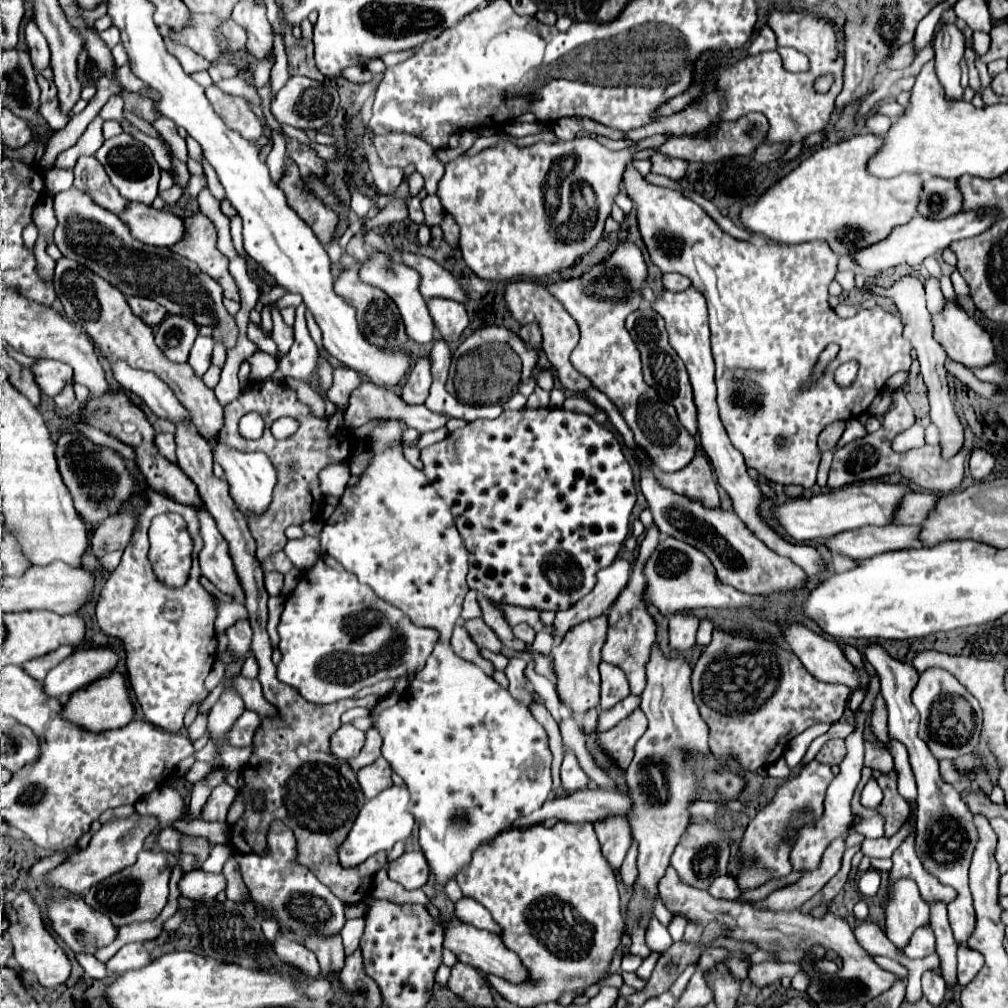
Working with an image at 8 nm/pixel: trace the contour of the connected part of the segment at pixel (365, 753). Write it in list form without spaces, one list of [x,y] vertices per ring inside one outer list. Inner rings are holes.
[[[369,733],[363,749],[359,751],[359,755],[347,759],[347,763],[351,765],[353,771],[357,771],[357,769],[373,763],[377,757],[381,757],[381,737],[377,733],[373,733],[373,737],[371,737],[371,733]]]

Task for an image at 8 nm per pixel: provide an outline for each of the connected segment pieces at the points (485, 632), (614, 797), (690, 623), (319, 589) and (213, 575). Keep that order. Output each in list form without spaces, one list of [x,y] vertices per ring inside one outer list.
[[[477,619],[477,621],[465,621],[465,629],[469,631],[469,635],[477,643],[477,647],[489,649],[493,653],[501,653],[501,649],[503,649],[501,641],[497,639],[497,635],[481,619]]]
[[[581,789],[567,797],[547,799],[543,807],[527,817],[517,819],[509,829],[525,829],[545,819],[559,819],[559,821],[599,821],[609,815],[627,815],[629,813],[629,799],[617,791],[607,789]]]
[[[673,615],[669,619],[669,643],[671,647],[685,651],[695,643],[695,633],[699,627],[699,619],[695,615]]]
[[[319,559],[307,571],[307,579],[299,579],[297,587],[285,601],[285,609],[277,631],[281,637],[279,651],[283,657],[277,671],[279,679],[297,689],[305,701],[317,705],[351,699],[363,687],[375,685],[387,677],[417,673],[419,669],[423,669],[439,637],[439,633],[433,629],[413,625],[409,617],[401,613],[401,609],[379,599],[369,585],[359,583],[353,573],[349,573],[333,559]]]
[[[201,505],[195,507],[195,515],[199,519],[199,533],[203,539],[203,549],[199,551],[201,573],[223,593],[235,597],[235,601],[243,603],[243,589],[233,573],[233,561],[227,551],[227,541],[219,533],[211,513]]]

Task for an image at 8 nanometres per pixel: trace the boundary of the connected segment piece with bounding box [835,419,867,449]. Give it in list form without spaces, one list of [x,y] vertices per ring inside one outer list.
[[[851,419],[851,421],[847,421],[847,429],[845,429],[845,433],[841,435],[841,439],[839,439],[839,443],[837,443],[837,447],[835,449],[841,449],[843,445],[847,445],[847,443],[851,443],[853,439],[859,439],[859,437],[863,437],[867,431],[865,431],[865,427],[857,421],[857,419]]]

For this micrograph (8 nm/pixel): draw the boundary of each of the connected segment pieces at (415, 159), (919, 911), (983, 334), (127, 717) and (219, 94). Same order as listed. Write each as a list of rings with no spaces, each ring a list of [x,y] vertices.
[[[389,133],[385,137],[375,137],[373,143],[383,165],[405,167],[409,163],[415,163],[417,171],[425,179],[425,191],[437,191],[437,185],[443,175],[443,165],[437,161],[437,157],[429,149],[429,145],[425,145],[425,141],[405,133]]]
[[[915,881],[891,883],[893,897],[887,907],[887,937],[899,949],[909,945],[913,931],[929,922],[930,909],[921,901]]]
[[[947,301],[945,311],[933,317],[933,333],[935,339],[943,345],[947,357],[965,365],[967,369],[981,369],[997,361],[997,351],[991,335],[981,325],[977,325],[961,307],[957,307],[955,301]]]
[[[111,671],[107,677],[101,677],[93,681],[91,685],[79,689],[71,695],[71,699],[65,703],[65,719],[73,721],[75,725],[81,725],[89,731],[107,731],[107,729],[119,729],[127,725],[135,715],[135,707],[129,697],[129,675]]]
[[[211,85],[205,89],[205,95],[209,99],[209,103],[213,105],[215,113],[223,119],[223,123],[241,133],[241,137],[249,139],[249,141],[257,141],[259,135],[263,133],[261,121],[251,113],[251,109],[247,107],[247,101],[243,97],[235,97],[229,93],[223,93],[219,87]]]

